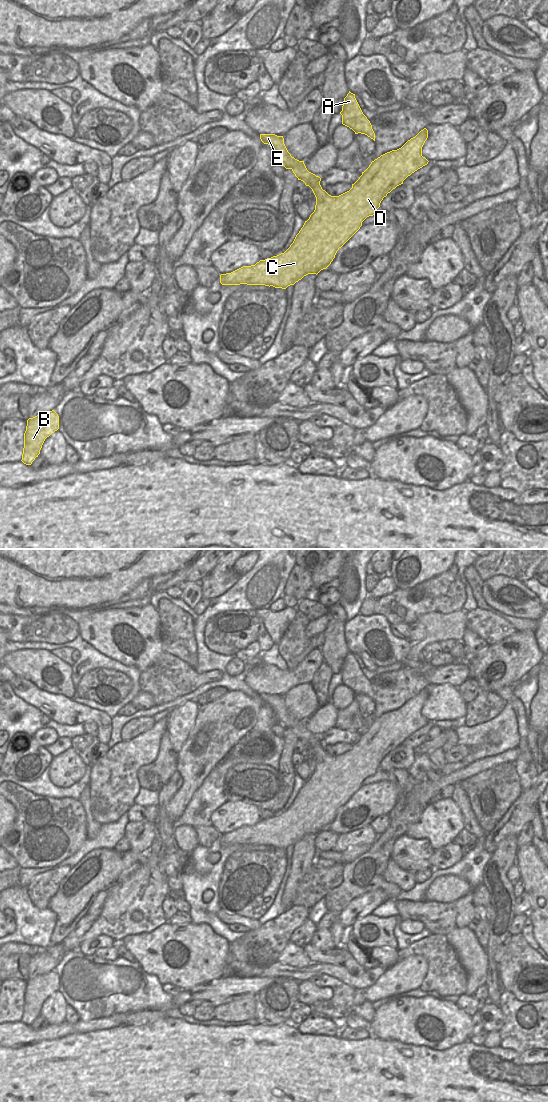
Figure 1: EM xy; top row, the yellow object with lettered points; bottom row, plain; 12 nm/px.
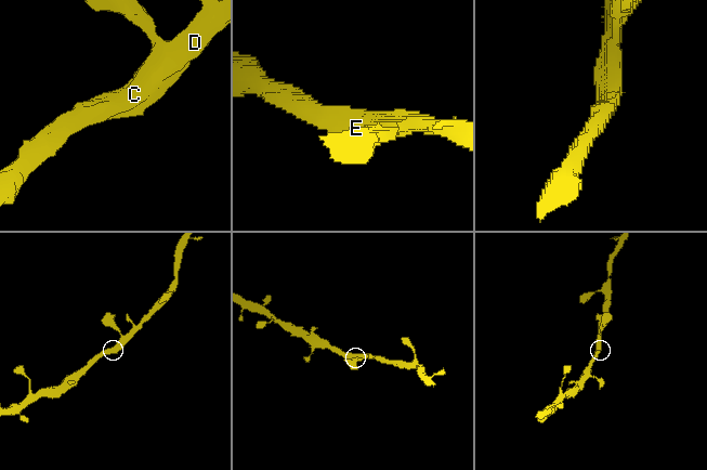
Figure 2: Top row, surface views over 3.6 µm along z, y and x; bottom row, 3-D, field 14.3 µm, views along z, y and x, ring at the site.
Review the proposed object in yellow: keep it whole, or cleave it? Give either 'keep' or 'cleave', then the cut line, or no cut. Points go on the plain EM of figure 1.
keep; cut none

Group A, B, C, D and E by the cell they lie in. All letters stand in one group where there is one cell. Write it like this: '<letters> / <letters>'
A B C D E

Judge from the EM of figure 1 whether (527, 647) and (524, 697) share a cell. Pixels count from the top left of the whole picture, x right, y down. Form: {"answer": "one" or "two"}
{"answer": "two"}

